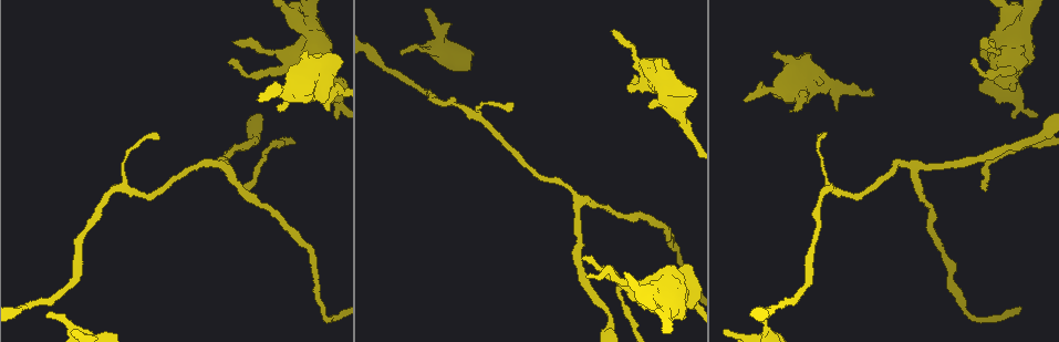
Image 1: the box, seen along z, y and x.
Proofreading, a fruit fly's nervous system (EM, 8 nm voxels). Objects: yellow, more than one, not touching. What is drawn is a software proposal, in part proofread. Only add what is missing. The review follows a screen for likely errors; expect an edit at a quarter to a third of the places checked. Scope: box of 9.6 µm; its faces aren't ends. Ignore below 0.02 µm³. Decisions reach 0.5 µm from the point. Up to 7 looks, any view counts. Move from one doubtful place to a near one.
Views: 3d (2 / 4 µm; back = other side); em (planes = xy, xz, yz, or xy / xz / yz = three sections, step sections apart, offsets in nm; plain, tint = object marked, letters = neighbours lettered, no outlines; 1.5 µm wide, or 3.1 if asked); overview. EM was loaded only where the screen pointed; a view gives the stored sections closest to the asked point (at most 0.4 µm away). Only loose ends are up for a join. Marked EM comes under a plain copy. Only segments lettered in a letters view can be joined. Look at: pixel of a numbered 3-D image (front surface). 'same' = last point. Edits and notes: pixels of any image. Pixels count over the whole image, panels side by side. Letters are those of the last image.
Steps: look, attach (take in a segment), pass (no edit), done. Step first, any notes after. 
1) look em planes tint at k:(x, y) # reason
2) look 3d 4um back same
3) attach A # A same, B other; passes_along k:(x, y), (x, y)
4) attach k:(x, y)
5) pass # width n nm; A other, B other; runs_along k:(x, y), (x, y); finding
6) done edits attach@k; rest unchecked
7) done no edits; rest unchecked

look 3d 2um at 1:(400, 53) # tapers out

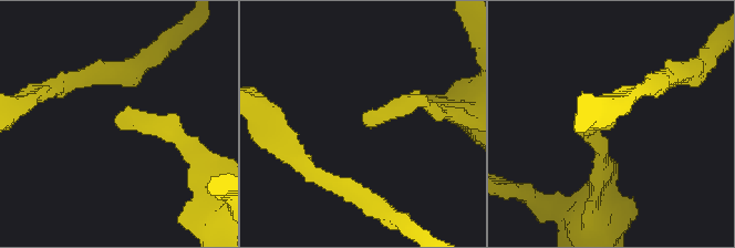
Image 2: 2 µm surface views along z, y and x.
look em planes letters at 2:(366, 125)

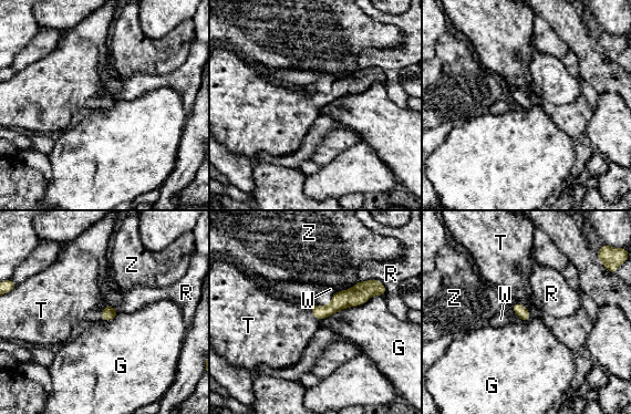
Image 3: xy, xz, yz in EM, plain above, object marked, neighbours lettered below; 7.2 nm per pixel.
attach T # G other, R other, T same, W other, Z other; passes_along 3:(519, 310), (523, 306), (510, 273); it goes on there

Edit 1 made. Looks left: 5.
look overview # see it whole again

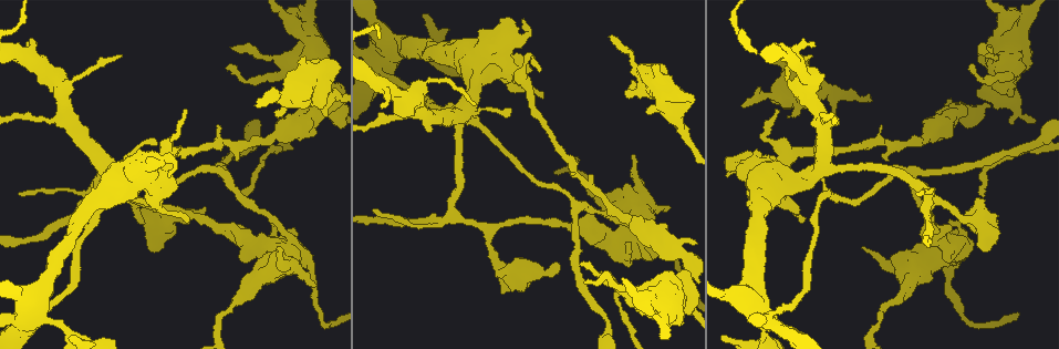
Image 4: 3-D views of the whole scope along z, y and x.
look em planes letters at 4:(543, 94) # tapers out

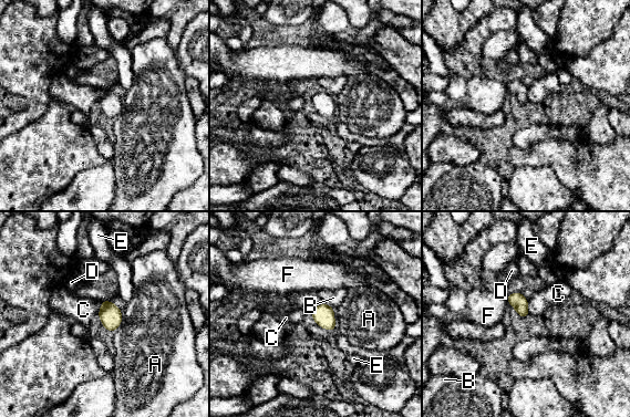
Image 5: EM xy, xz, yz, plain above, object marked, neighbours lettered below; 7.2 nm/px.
pass # A other, B other, C other, D other, E other, F other; border 5:(122, 311), (122, 322), (112, 332); no lettered segment goes on from it

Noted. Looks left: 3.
look em planes letters at 4:(154, 145) # branch stops here

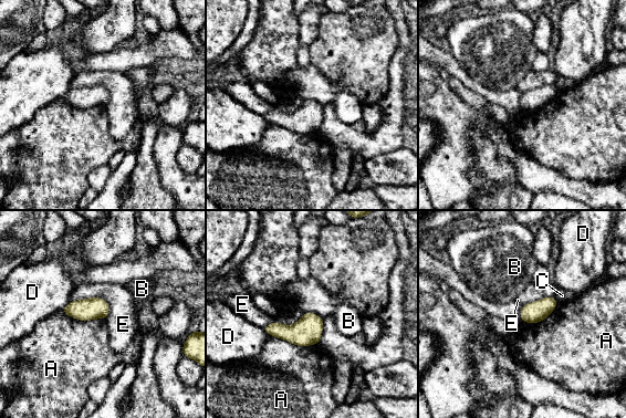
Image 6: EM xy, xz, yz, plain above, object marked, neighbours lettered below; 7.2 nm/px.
pass # A other, B other, C other, D other, E other; border 6:(271, 335), (302, 346), (319, 344); no lettered segment goes on from it

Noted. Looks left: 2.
done edits attach@3; rest unchecked

